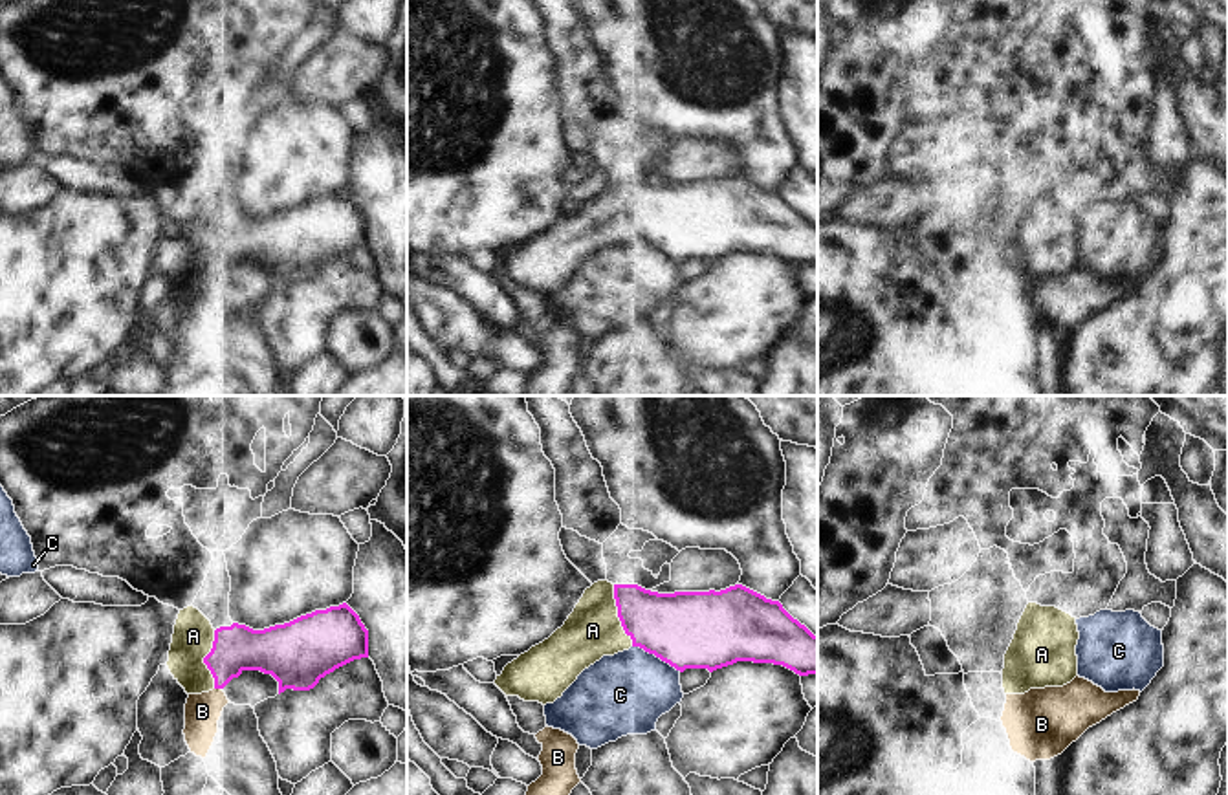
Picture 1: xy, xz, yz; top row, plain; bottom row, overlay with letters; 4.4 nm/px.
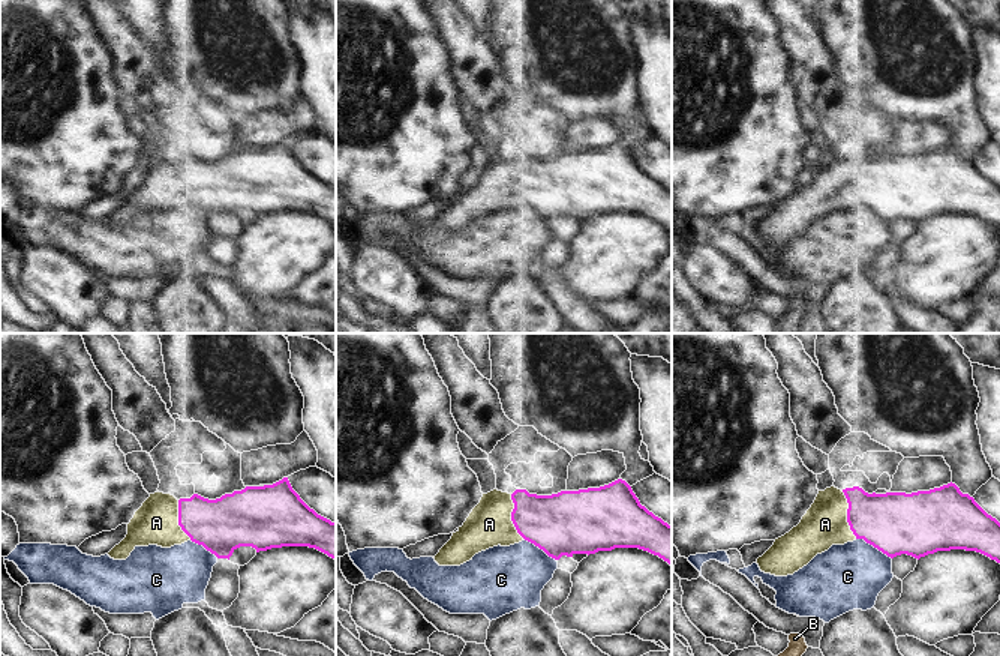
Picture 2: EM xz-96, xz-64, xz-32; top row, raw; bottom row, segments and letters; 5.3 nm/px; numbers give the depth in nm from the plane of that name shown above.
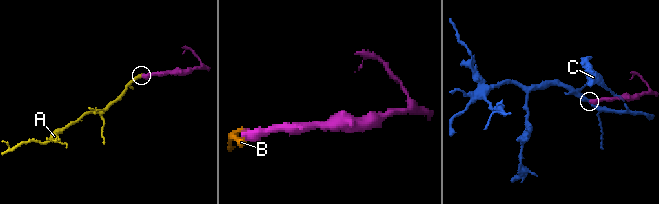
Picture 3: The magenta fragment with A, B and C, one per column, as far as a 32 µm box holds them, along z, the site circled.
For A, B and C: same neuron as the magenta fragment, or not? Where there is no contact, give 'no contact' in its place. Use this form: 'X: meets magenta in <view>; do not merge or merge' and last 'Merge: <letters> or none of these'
A: meets magenta in xz; merge
B: meets magenta in xy; do not merge
C: meets magenta in xz; do not merge
Merge: A

